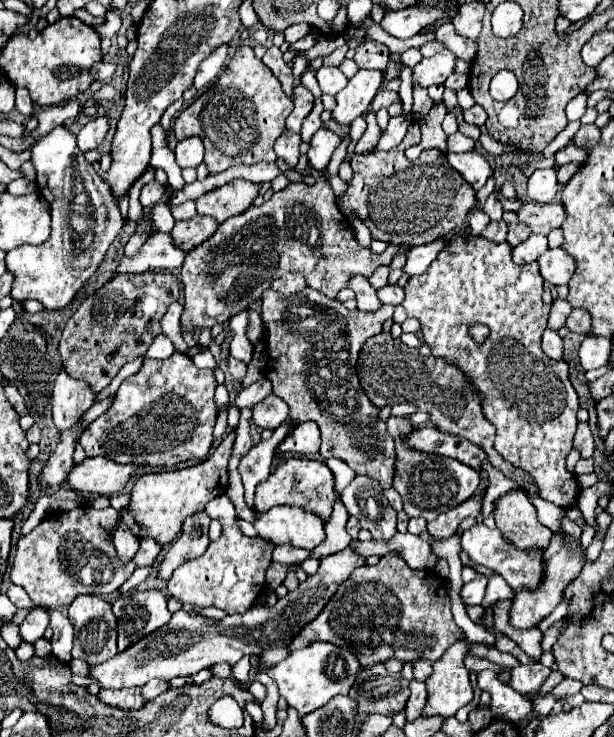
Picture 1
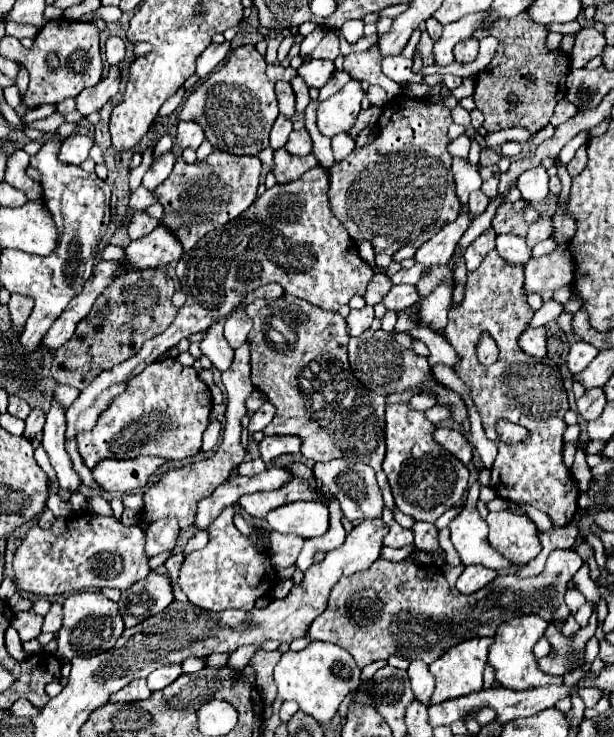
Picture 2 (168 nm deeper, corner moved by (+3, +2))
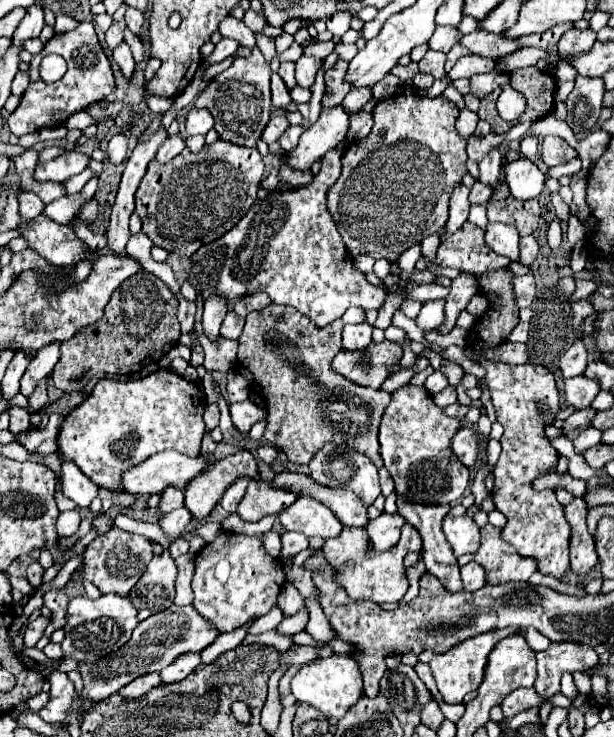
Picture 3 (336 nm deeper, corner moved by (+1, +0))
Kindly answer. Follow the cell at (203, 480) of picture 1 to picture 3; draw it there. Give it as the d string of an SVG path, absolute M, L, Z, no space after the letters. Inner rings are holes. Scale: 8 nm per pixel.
M240 450L220 460L214 468L210 468L210 472L206 472L206 476L198 476L198 480L186 488L186 508L192 512L194 520L206 518L220 502L224 490L240 476L258 476L256 458L248 450Z

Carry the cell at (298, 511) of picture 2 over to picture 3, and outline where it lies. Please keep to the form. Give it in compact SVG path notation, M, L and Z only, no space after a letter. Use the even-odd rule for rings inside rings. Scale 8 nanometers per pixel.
M300 496L292 506L282 510L278 518L286 530L296 530L306 536L322 536L324 540L336 538L342 530L342 522L336 514L310 496Z

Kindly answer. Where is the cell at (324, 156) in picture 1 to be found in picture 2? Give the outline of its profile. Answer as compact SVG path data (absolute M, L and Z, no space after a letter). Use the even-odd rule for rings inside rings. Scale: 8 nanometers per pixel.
M308 130L292 132L292 138L288 140L286 150L288 150L292 156L308 156L308 154L312 154L312 140L310 140Z

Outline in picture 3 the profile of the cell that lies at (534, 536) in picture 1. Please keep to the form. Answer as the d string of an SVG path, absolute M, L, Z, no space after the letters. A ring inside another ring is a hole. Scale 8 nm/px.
M486 524L482 528L482 542L476 552L476 562L486 570L486 584L526 582L534 572L534 560L526 560L500 538L500 528Z

